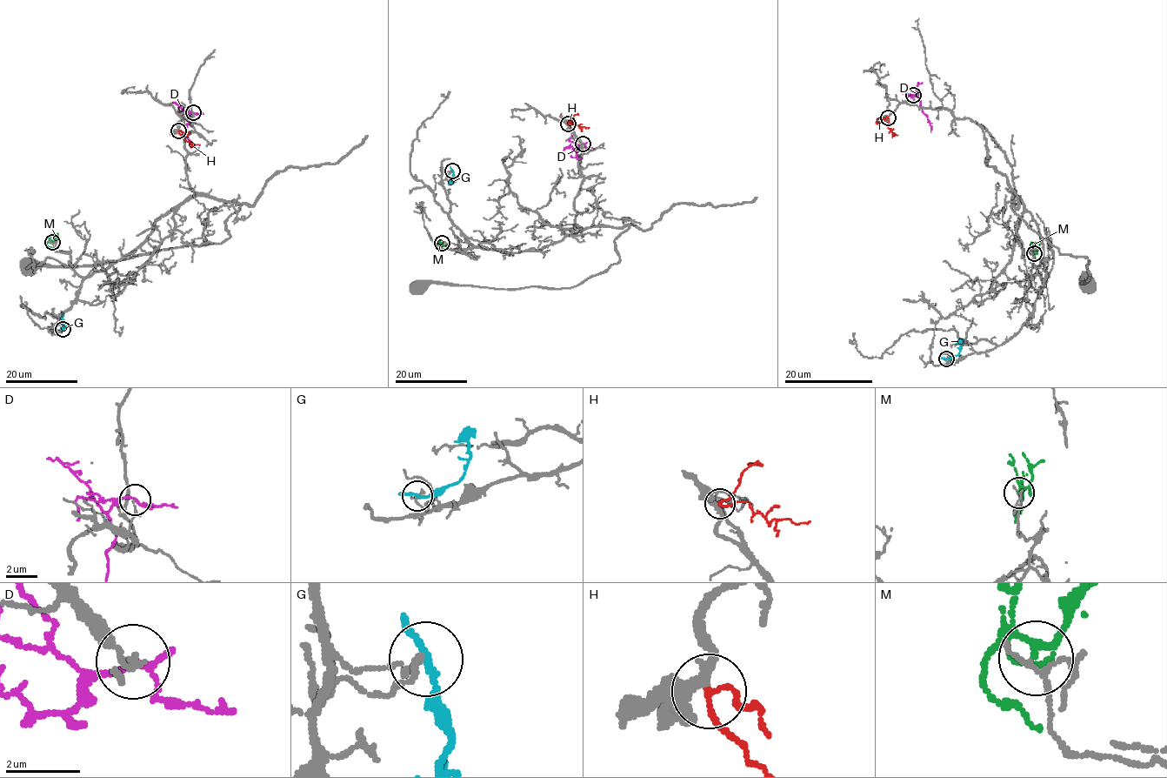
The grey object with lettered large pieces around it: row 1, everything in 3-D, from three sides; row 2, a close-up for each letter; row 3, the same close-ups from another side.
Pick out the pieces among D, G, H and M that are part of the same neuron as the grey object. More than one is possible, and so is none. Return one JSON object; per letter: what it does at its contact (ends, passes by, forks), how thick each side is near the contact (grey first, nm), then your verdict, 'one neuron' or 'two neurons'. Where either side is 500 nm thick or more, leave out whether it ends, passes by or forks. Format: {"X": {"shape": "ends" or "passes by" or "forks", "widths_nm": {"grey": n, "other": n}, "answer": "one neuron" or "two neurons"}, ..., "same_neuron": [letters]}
{"D": {"shape": "forks", "widths_nm": {"grey": 130, "other": 150}, "answer": "two neurons"}, "G": {"shape": "passes by", "widths_nm": {"grey": 200, "other": 180}, "answer": "two neurons"}, "H": {"shape": "passes by", "widths_nm": {"grey": 280, "other": 120}, "answer": "one neuron"}, "M": {"shape": "forks", "widths_nm": {"grey": 110, "other": 130}, "answer": "two neurons"}, "same_neuron": ["H"]}

